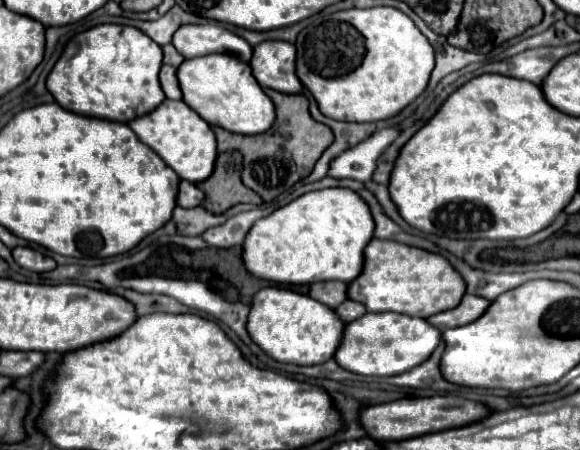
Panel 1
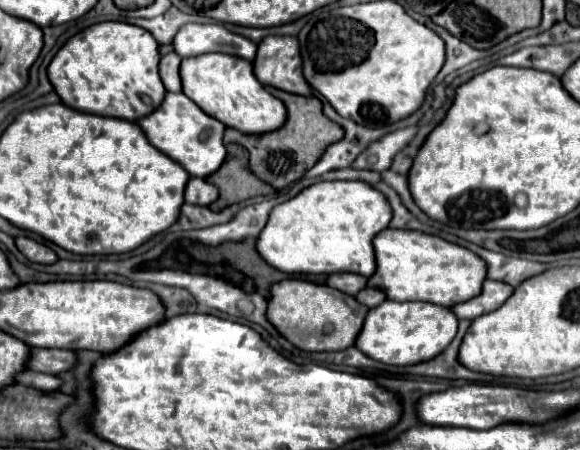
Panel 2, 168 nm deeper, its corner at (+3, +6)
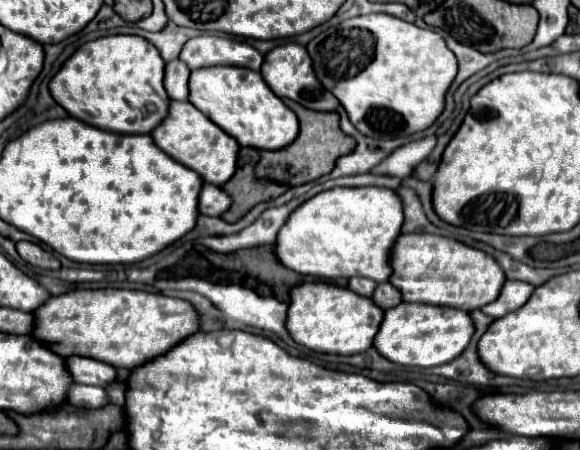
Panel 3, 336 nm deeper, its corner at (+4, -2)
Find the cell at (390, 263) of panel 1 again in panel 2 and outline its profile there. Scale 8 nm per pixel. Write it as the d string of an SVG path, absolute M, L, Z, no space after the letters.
M385 228L373 238L377 270L367 278L369 288L379 288L389 300L431 302L437 306L453 306L475 298L485 280L485 262L471 250L451 244L439 236L417 230Z

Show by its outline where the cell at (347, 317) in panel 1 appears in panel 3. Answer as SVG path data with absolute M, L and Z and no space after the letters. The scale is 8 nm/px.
M390 282L378 284L378 288L376 288L374 294L372 294L372 300L374 300L376 304L380 304L384 310L388 310L390 306L398 306L398 304L402 302L400 292L394 290L394 286L392 286Z

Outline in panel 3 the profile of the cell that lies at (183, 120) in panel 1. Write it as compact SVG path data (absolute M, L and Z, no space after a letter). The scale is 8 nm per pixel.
M172 102L164 122L156 126L156 130L152 130L152 138L160 150L164 150L176 162L198 172L202 180L208 184L222 186L236 172L236 160L240 150L236 138L226 134L222 128L218 128L190 102Z

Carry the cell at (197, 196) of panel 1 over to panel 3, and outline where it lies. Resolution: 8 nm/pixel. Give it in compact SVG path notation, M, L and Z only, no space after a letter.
M204 184L200 192L200 214L222 216L232 206L232 198L214 184Z

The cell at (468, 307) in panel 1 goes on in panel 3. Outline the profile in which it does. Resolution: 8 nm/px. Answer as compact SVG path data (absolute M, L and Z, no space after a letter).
M508 280L502 288L502 294L498 296L498 300L494 300L492 304L486 304L482 308L482 312L486 312L492 318L502 318L508 312L518 310L520 306L524 306L528 302L528 298L532 296L534 286L526 284L526 282L512 282Z

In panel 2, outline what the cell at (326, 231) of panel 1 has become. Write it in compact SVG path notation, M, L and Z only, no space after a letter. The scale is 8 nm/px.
M317 182L271 210L265 230L257 236L257 252L269 266L285 274L357 272L363 276L371 276L375 272L375 254L371 240L377 232L389 226L389 220L391 208L385 196L381 196L381 192L371 188L367 182Z

